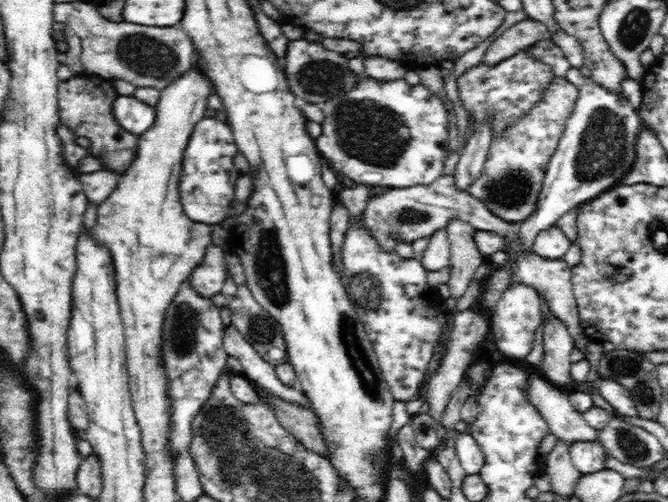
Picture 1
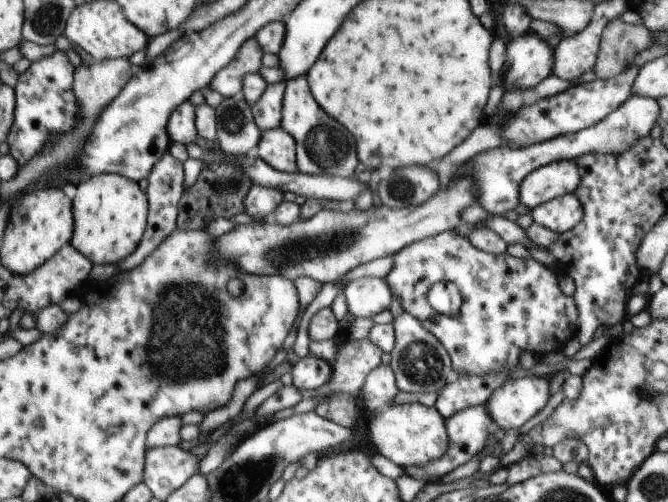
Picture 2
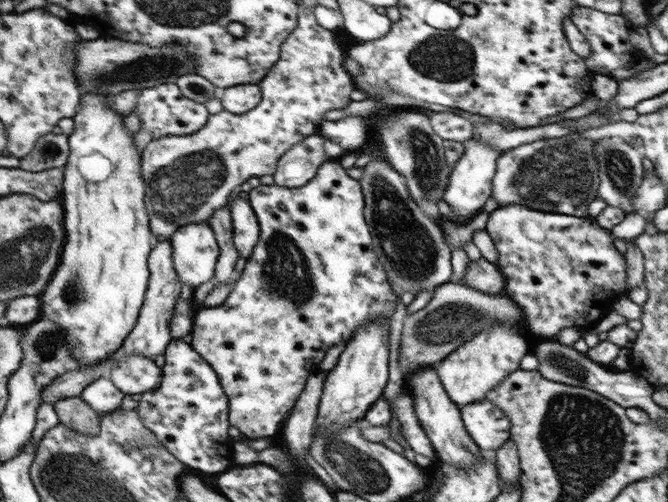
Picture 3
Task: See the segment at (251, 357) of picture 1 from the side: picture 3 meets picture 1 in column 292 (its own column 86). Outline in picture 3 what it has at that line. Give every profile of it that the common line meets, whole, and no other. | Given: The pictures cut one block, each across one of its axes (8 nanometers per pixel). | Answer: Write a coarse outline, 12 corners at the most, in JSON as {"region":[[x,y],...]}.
{"region":[[110,378],[91,382],[80,397],[102,416],[125,394]]}

